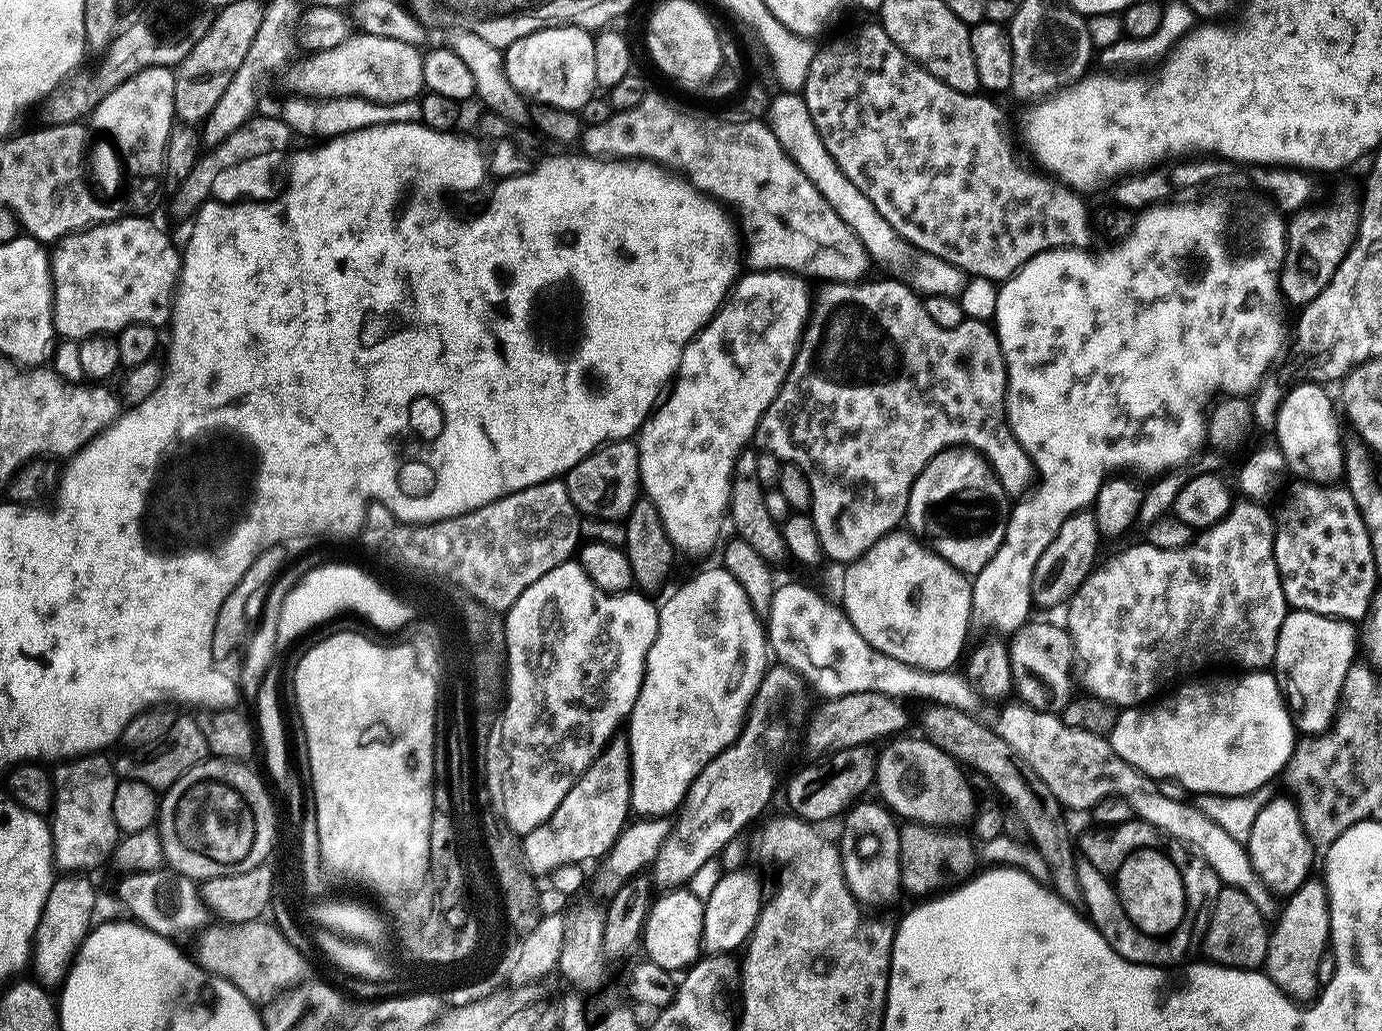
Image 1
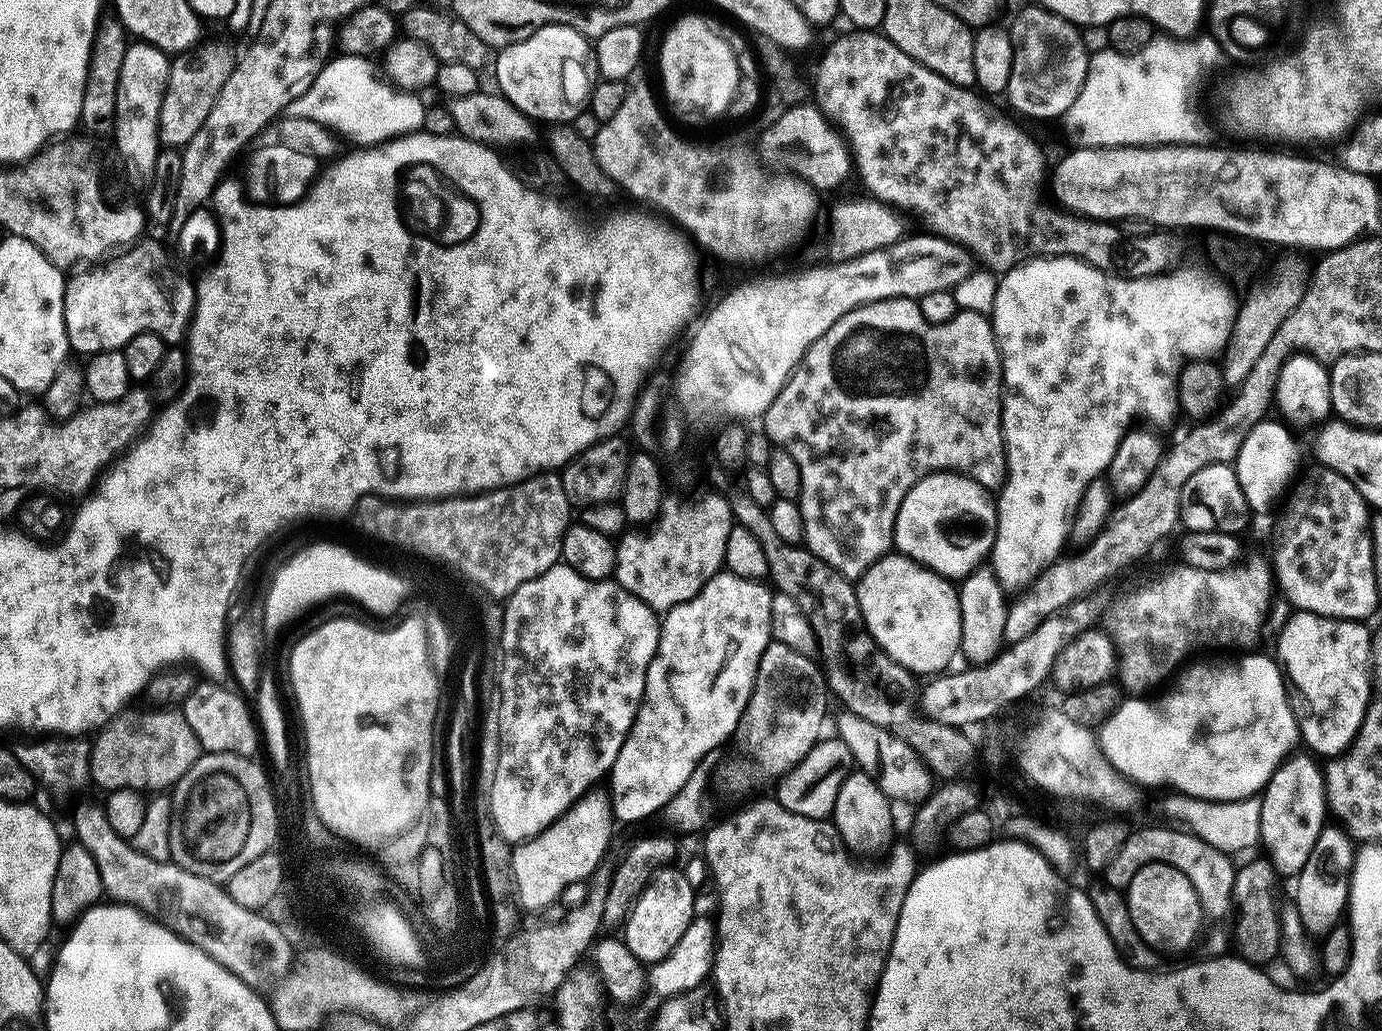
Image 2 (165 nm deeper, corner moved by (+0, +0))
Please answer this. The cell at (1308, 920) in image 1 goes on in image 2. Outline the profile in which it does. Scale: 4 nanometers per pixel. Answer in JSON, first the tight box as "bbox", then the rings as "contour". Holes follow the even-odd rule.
{"bbox":[1294,826,1357,938],"contour":[[[1326,826],[1322,829],[1318,842],[1314,842],[1310,858],[1306,858],[1306,866],[1294,880],[1296,909],[1302,918],[1304,929],[1316,938],[1323,937],[1332,928],[1337,927],[1348,906],[1350,873],[1356,862],[1357,849],[1349,833],[1343,827],[1337,827]]]}

